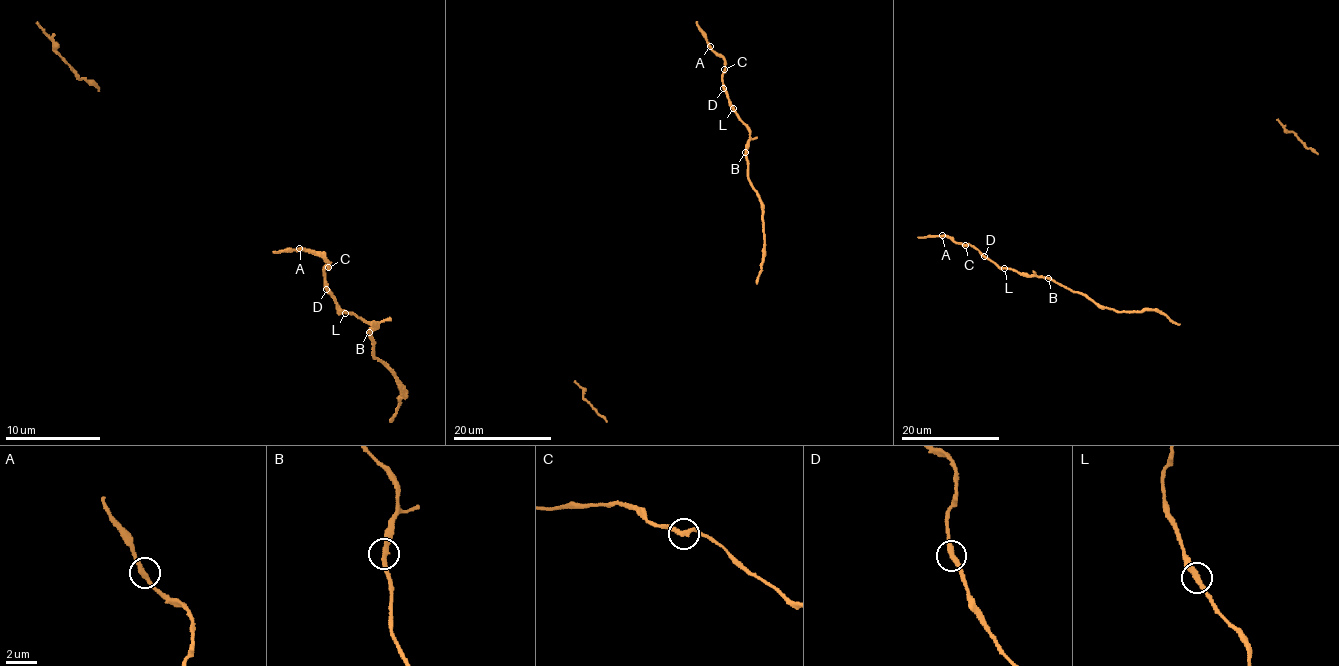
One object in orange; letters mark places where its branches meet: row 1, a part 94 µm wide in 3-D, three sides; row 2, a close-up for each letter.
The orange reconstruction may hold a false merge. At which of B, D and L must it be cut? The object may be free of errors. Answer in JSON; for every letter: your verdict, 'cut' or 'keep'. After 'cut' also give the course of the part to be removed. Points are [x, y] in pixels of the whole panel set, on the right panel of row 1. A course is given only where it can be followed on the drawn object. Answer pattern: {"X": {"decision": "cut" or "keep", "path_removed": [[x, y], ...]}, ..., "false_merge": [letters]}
{"B": {"decision": "keep"}, "D": {"decision": "cut", "path_removed": [[985, 256], [969, 244], [955, 243], [944, 237], [917, 237]]}, "L": {"decision": "keep"}, "false_merge": ["D"]}

